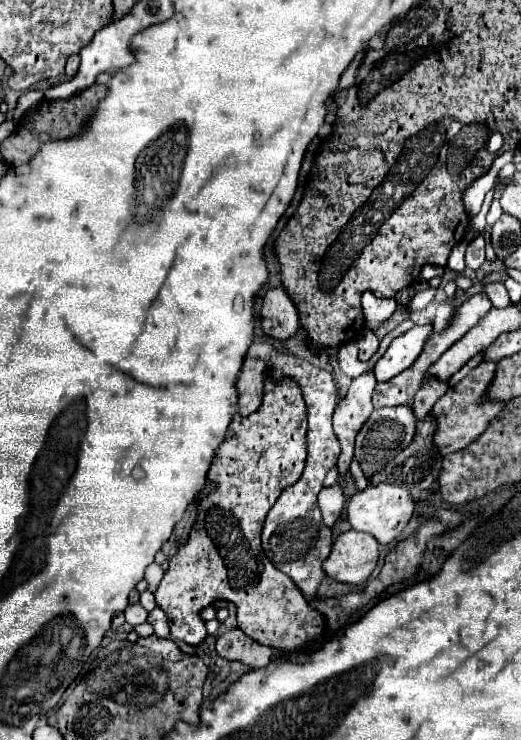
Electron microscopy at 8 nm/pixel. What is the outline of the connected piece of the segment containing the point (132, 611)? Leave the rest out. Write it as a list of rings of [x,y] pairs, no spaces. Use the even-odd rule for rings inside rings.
[[[129,605],[129,607],[125,609],[125,619],[127,619],[127,623],[133,625],[133,627],[139,625],[139,623],[145,623],[147,617],[149,617],[149,613],[147,613],[141,605]]]

